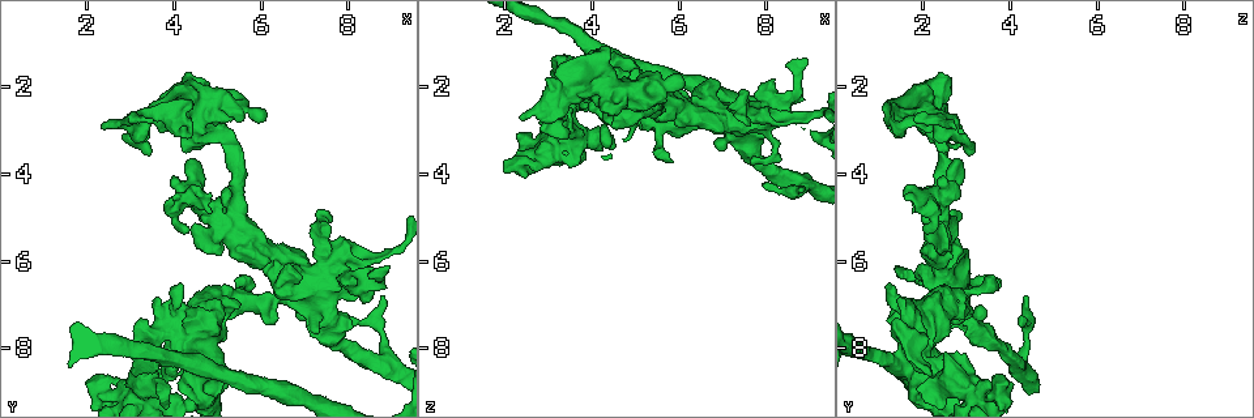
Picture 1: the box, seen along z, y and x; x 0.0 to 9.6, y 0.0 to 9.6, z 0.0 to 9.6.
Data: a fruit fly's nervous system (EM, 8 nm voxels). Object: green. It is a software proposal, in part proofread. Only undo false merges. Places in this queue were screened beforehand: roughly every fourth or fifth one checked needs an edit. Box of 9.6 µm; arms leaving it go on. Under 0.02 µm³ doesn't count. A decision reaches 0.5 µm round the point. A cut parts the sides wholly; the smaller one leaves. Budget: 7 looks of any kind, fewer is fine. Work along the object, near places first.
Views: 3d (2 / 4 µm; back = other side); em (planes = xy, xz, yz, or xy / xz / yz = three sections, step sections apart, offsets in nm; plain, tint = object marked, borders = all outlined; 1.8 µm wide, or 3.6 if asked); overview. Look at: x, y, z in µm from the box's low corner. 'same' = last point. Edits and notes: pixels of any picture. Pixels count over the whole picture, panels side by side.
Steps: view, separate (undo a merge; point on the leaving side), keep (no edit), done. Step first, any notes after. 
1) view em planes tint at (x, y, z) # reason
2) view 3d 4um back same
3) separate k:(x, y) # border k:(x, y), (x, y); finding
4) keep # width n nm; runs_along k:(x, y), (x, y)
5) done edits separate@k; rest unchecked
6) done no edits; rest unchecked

view em planes tint at (5.55, 6.80, 2.80) # a fork

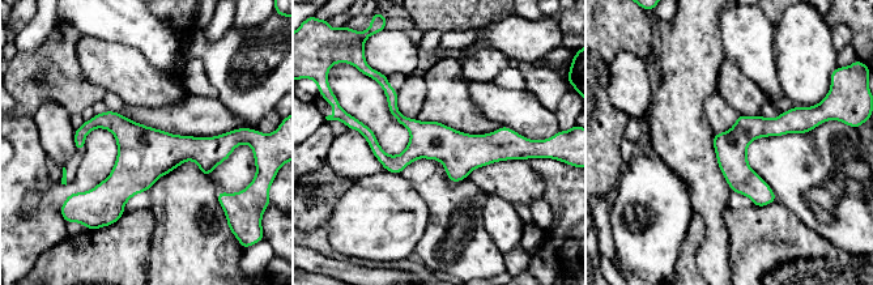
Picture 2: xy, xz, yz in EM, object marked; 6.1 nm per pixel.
keep # width 200 nm; continuous, no second neuron

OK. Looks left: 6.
view 3d 2um at (8.40, 6.10, 2.65) # four-way junction

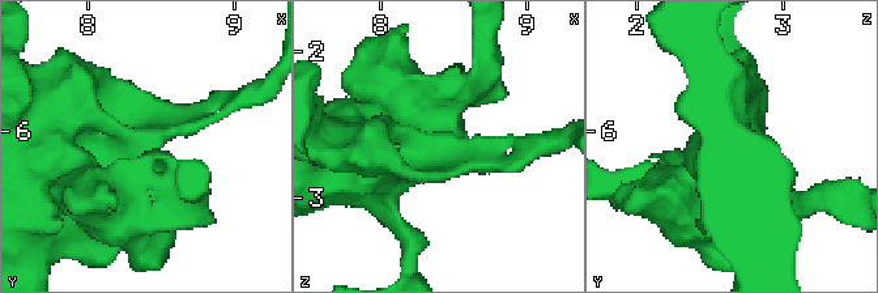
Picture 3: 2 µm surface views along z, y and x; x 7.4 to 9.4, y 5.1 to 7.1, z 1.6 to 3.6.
view em xz step 8 plain at (8.38, 6.14, 2.72) # arms 4

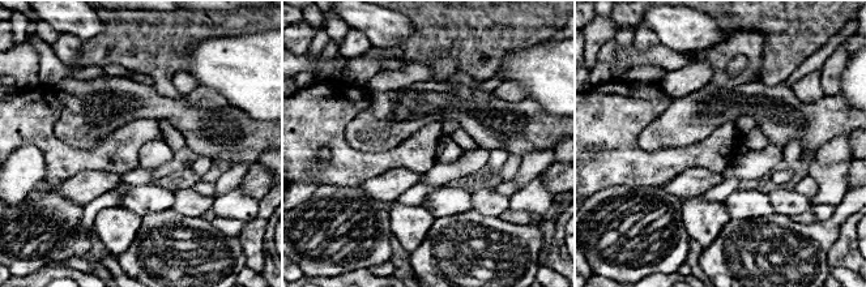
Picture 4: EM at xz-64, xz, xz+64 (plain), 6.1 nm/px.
view em xz step 8 tint same # where the object lies

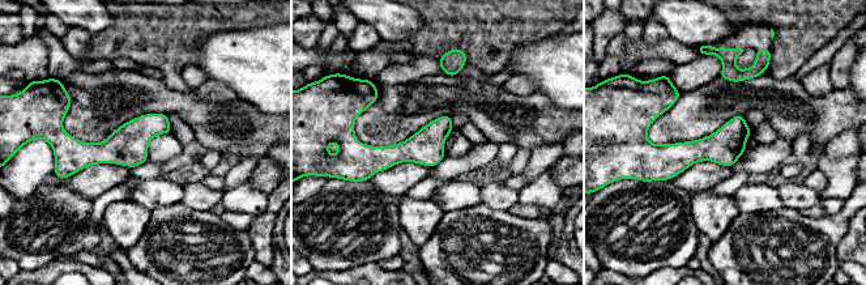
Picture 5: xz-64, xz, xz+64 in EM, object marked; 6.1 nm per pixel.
keep # width 220 nm; runs_along 5:(167, 127), (109, 152), (68, 152); continuous, no second neuron

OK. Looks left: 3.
view em 3.6um xz step 16 tint at (8.60, 7.40, 4.40) # sharp bend

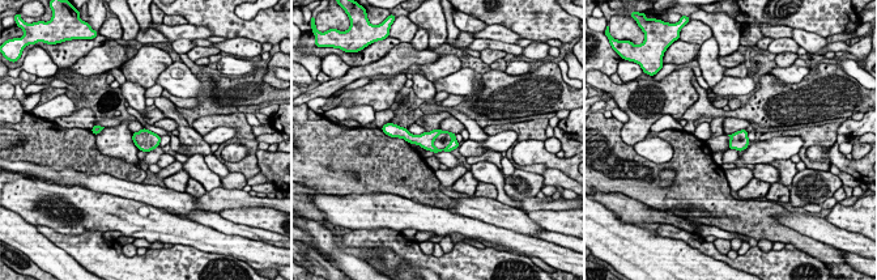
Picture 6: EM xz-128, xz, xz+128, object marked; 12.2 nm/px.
view em 3.6um planes tint same # cut it another way

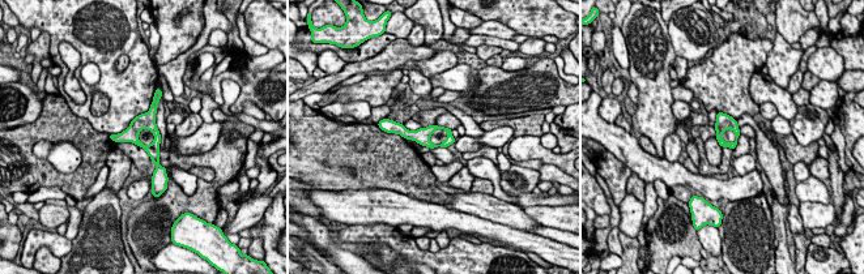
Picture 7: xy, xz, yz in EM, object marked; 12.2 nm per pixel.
keep # runs_along 7:(153, 107), (154, 158), (158, 168); continuous, no second neuron

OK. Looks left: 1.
done no edits; rest unchecked

